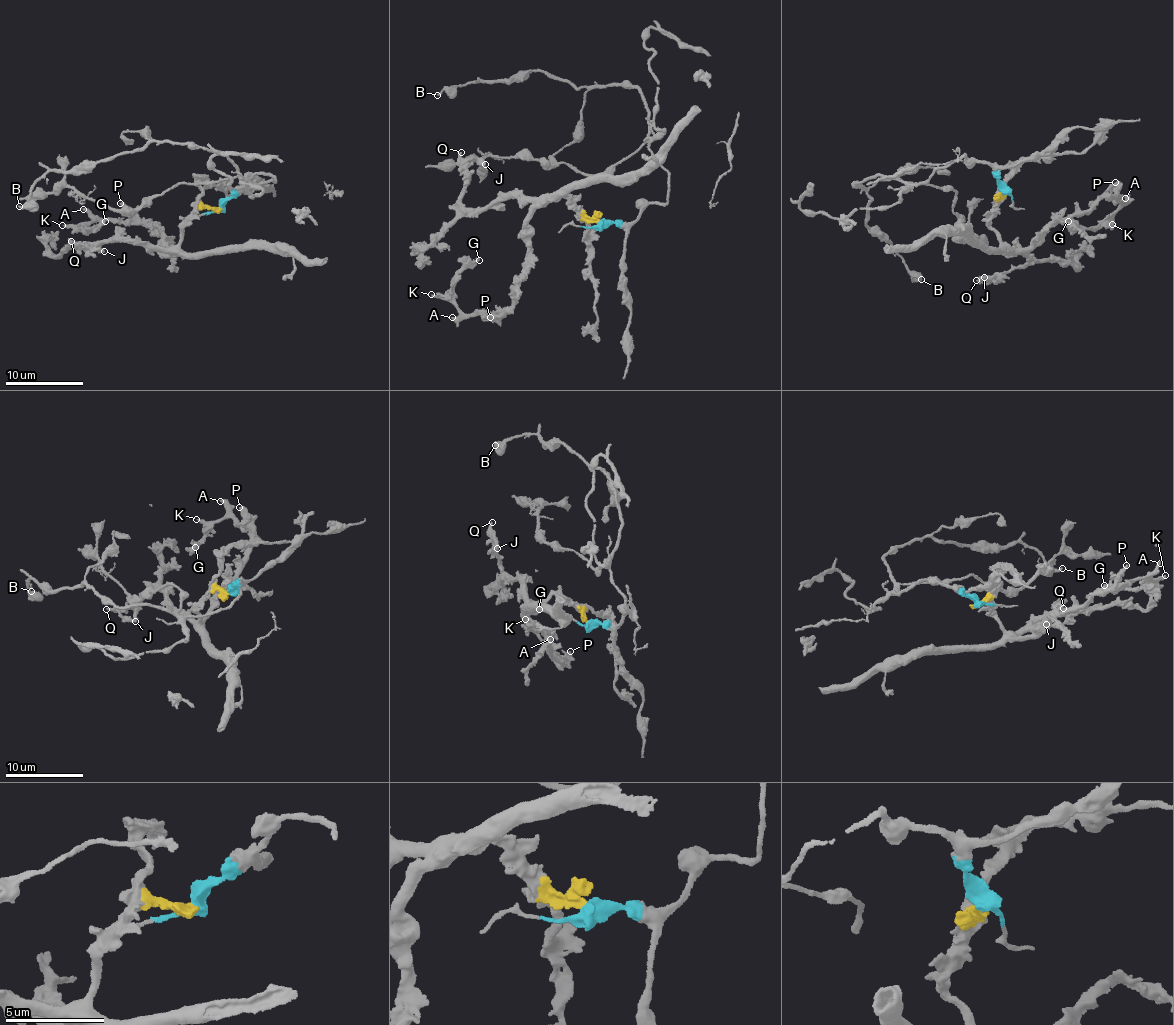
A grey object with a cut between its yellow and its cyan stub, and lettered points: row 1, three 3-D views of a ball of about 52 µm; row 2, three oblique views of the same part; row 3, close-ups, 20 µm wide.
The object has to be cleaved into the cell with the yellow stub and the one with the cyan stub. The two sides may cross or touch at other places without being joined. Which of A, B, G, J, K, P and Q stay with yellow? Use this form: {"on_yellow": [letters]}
{"on_yellow": ["A", "G", "J", "K", "P", "Q"]}

